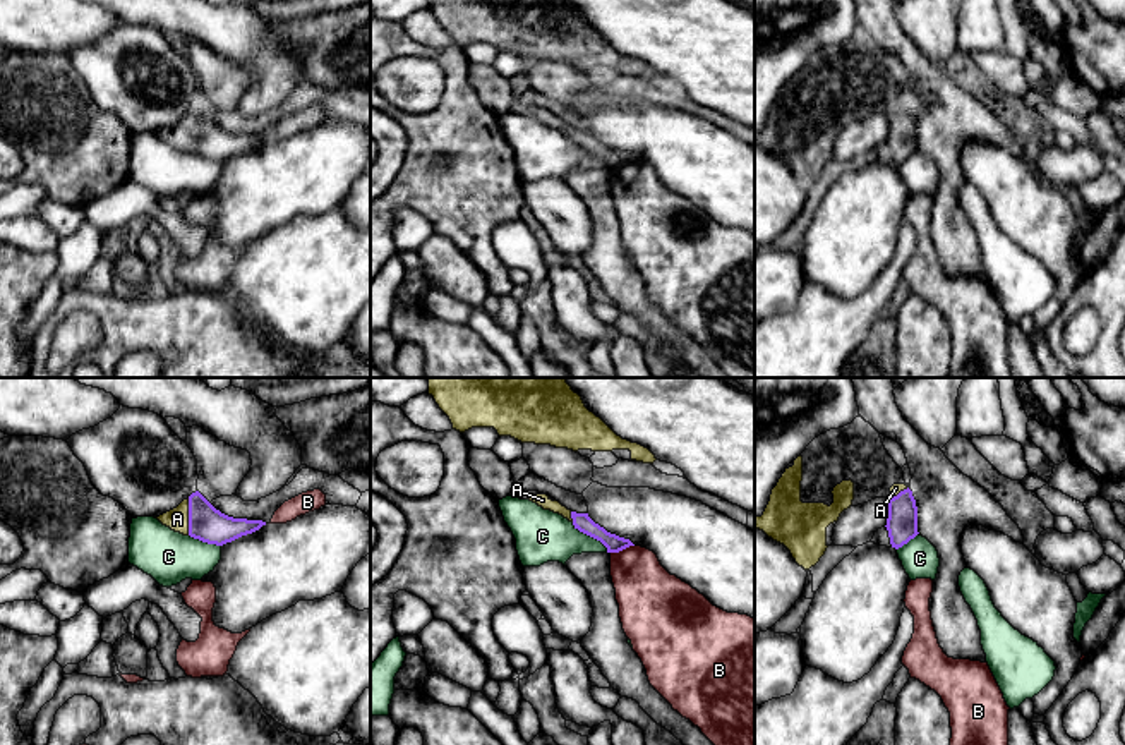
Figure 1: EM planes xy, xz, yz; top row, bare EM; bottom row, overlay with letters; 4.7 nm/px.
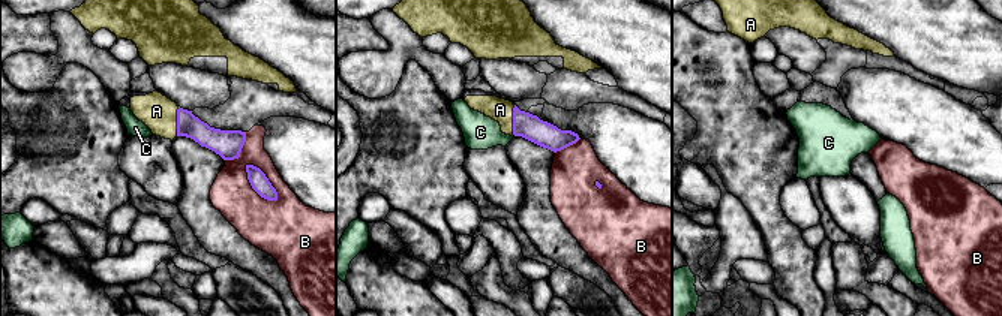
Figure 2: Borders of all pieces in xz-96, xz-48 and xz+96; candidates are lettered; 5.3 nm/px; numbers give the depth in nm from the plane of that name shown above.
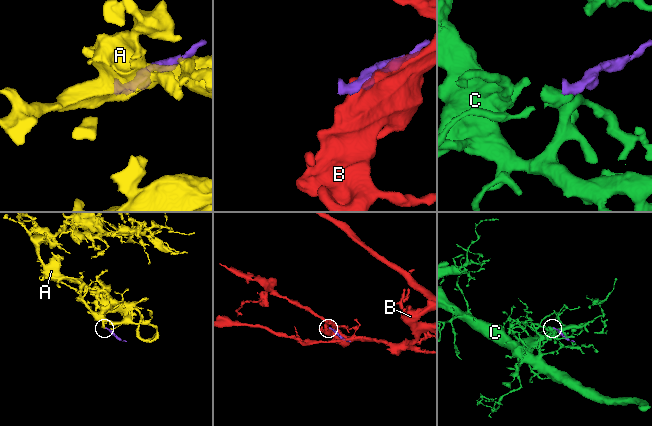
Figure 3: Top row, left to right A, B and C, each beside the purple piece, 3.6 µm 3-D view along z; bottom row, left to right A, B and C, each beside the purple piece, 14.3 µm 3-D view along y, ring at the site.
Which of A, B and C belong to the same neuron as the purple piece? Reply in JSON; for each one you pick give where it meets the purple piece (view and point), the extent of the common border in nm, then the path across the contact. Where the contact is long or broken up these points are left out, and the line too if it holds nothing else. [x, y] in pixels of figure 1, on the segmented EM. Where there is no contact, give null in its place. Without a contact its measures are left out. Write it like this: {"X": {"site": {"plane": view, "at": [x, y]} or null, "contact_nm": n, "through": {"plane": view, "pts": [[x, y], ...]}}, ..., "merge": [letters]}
{"A": {"site": {"plane": "xy", "at": [189, 517]}, "contact_nm": 180}, "merge": ["A"]}

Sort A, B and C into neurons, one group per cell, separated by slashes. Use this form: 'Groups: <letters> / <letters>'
Groups: A / B / C

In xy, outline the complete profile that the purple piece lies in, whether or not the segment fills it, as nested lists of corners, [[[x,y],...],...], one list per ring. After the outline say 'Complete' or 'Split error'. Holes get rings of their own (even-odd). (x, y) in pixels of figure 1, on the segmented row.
[[[199,491],[156,518],[175,532],[216,546],[232,542],[266,525],[262,520],[233,518],[221,513]]]. Split error

